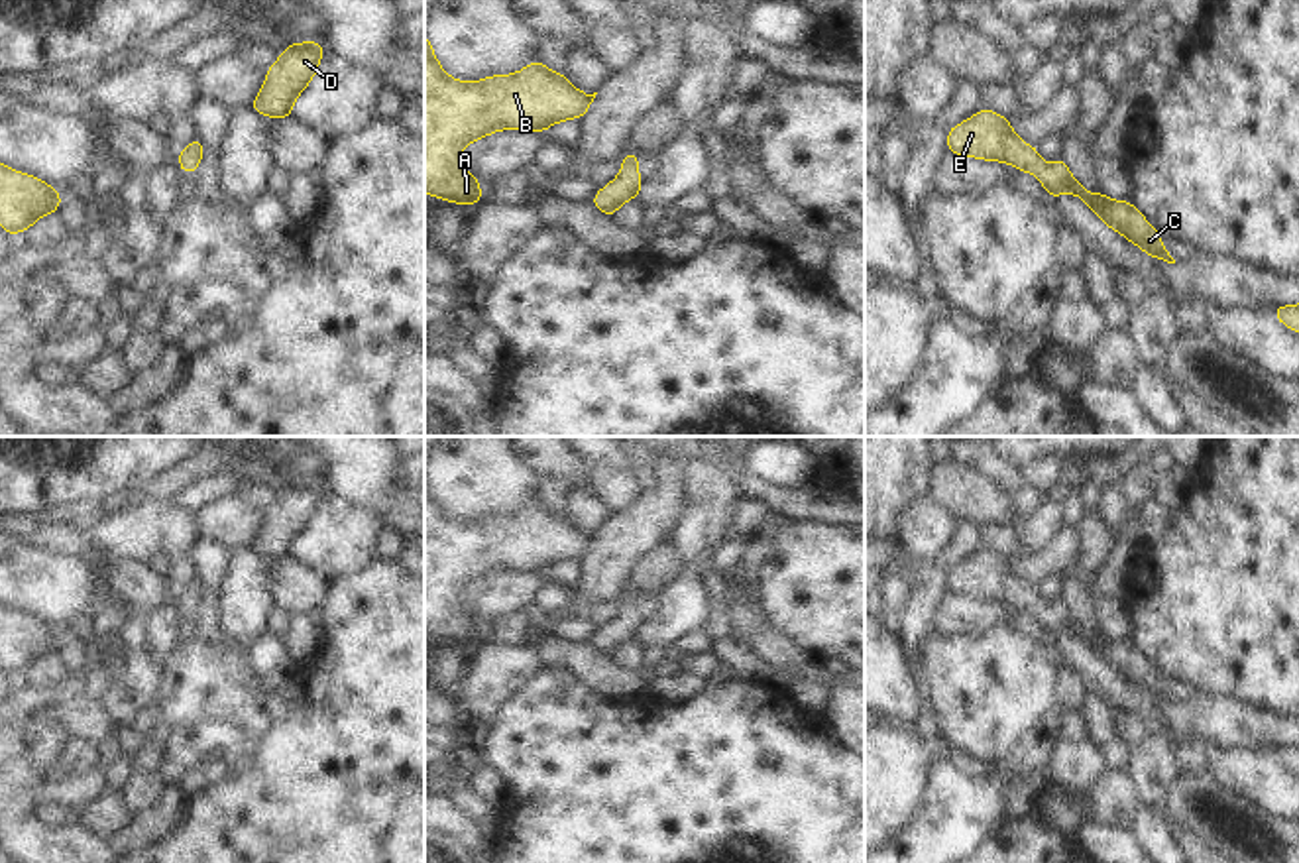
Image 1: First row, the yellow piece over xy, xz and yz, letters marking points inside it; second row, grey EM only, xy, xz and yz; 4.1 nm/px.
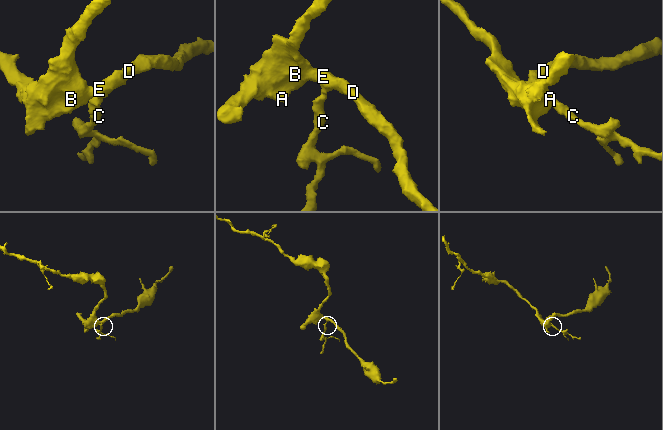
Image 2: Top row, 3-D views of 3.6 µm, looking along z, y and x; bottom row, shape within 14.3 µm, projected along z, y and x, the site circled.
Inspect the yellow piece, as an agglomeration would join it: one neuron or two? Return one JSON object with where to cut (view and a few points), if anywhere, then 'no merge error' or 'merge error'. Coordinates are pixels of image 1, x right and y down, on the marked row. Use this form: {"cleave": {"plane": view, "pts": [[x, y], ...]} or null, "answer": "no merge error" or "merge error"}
{"cleave": null, "answer": "no merge error"}

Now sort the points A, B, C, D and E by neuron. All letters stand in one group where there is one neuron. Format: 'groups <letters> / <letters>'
groups A B C D E

